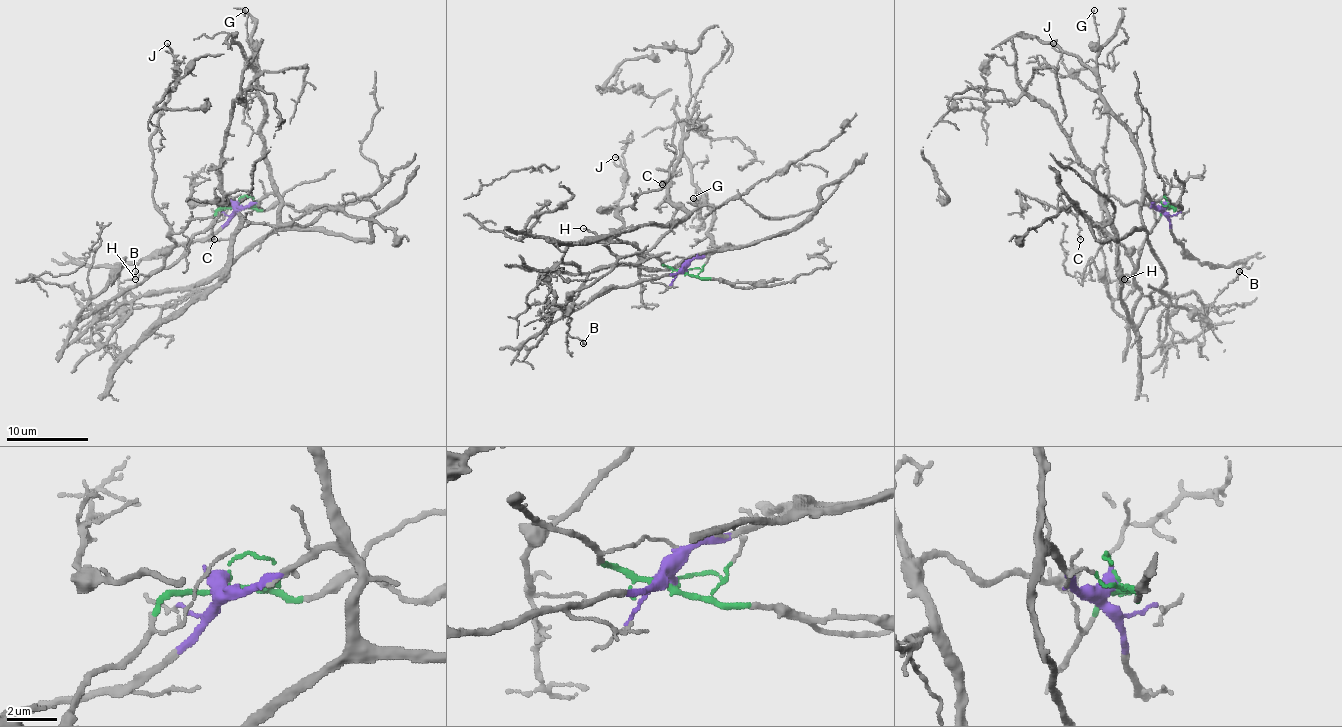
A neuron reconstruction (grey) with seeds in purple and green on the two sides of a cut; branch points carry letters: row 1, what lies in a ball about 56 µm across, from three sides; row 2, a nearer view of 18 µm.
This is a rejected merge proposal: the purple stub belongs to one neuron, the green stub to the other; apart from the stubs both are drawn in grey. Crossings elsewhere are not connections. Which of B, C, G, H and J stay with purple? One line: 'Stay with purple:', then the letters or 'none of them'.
Stay with purple: B, G

